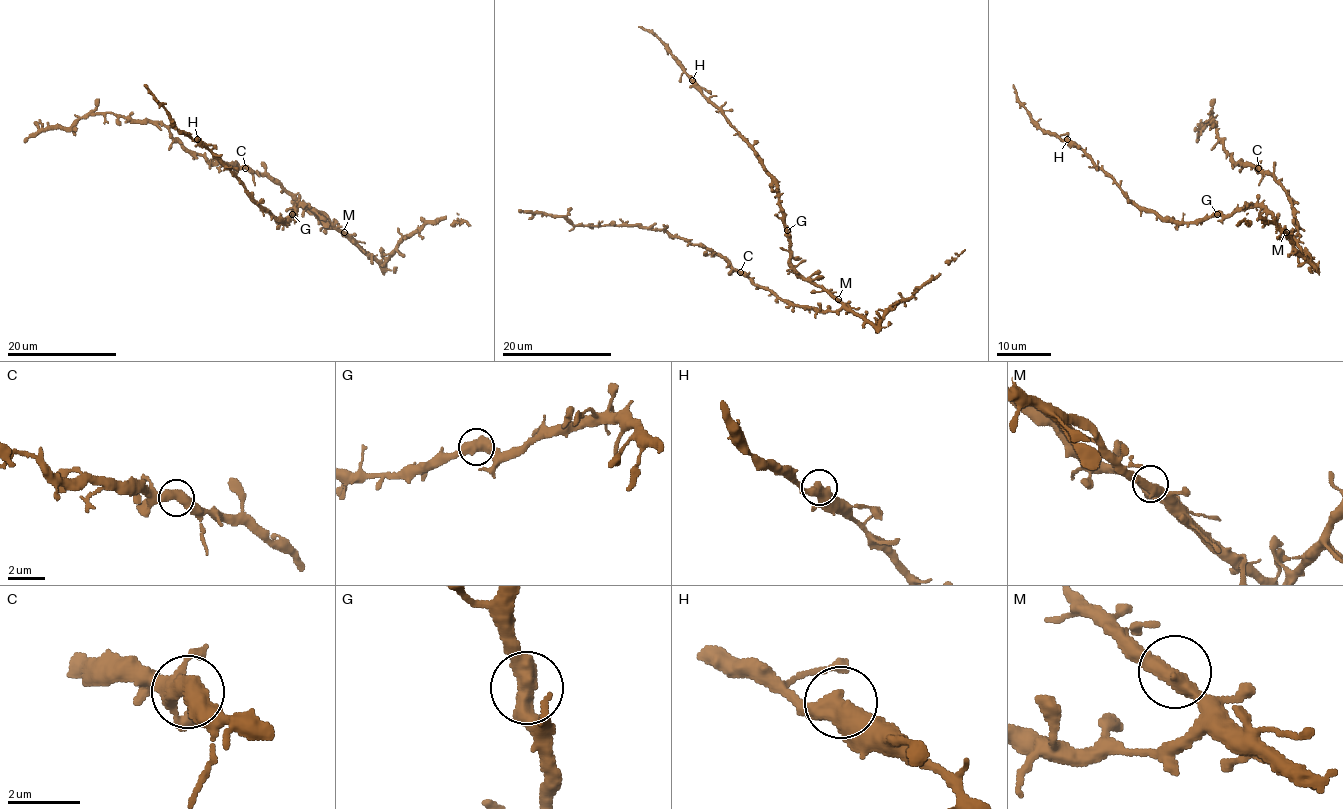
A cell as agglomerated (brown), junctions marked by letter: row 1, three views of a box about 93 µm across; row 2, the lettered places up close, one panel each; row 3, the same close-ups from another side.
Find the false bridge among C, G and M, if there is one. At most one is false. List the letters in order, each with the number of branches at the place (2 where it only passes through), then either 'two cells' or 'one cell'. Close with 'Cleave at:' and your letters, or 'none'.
C: 2 | one cell
G: 2 | one cell
M: 2 | one cell
Cleave at: none

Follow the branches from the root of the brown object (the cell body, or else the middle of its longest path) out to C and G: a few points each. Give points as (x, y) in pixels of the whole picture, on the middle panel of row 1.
C: (837, 300), (842, 306), (834, 311), (815, 311), (793, 306), (760, 285), (755, 285), (740, 272)
G: (837, 300), (794, 269), (790, 262), (786, 231)

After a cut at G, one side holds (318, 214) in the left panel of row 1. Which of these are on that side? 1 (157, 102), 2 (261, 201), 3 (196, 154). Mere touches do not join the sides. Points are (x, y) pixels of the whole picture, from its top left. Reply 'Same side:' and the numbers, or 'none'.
Same side: 3

